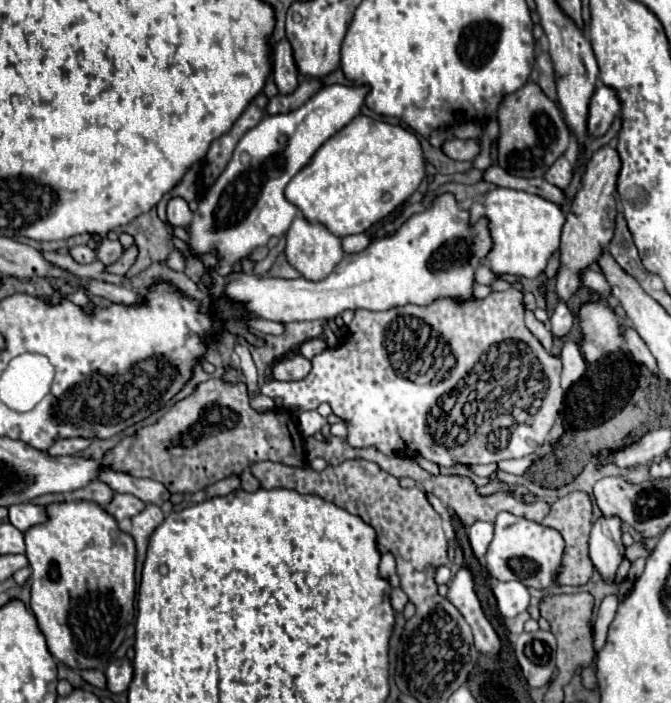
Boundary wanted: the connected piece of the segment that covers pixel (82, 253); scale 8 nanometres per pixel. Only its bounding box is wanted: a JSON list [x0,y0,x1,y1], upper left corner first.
[70,246,96,264]

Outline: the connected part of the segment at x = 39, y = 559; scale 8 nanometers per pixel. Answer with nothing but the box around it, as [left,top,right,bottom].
[24,502,134,670]

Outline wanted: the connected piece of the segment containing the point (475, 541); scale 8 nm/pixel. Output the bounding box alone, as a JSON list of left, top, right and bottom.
[468,522,494,564]

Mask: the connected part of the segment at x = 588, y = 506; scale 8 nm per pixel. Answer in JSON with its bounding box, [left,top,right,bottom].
[542,492,594,586]

